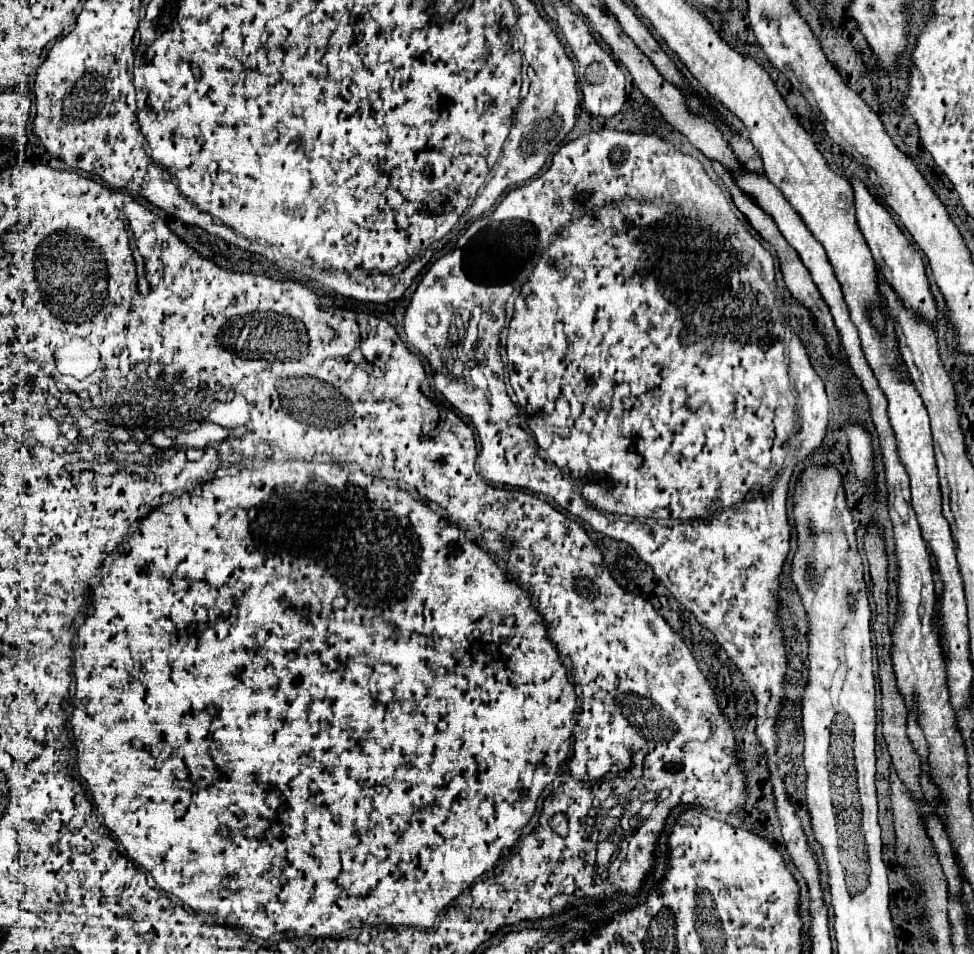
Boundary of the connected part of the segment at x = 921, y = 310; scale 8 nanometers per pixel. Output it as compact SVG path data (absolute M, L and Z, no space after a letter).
M849 178L849 184L855 192L855 210L857 210L859 230L865 236L865 242L879 270L883 272L887 282L893 286L893 290L897 292L897 296L909 310L913 310L917 316L923 316L931 324L935 324L935 316L937 316L935 300L929 292L929 282L927 282L927 274L925 274L925 266L923 266L919 250L909 242L909 238L901 232L901 228L895 224L891 214L883 206L879 206L875 196L869 192L869 188L859 178Z

